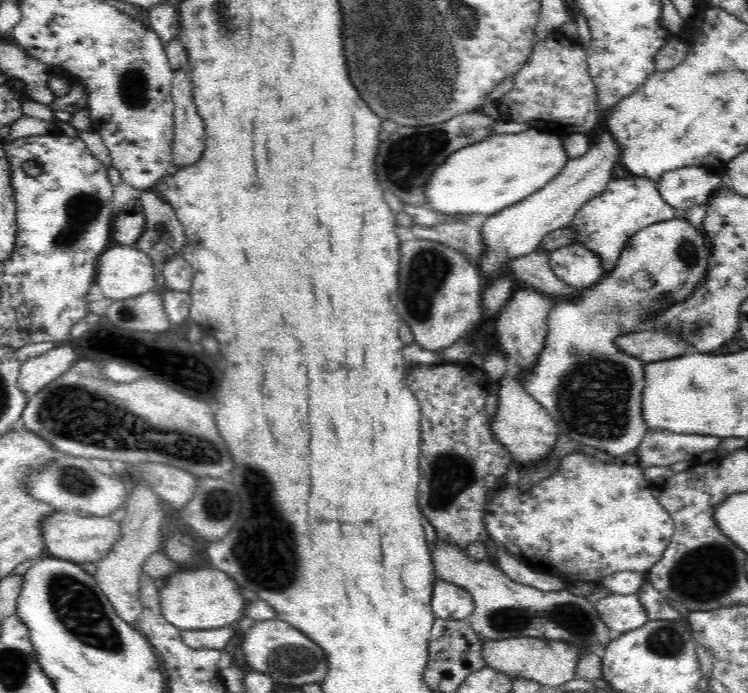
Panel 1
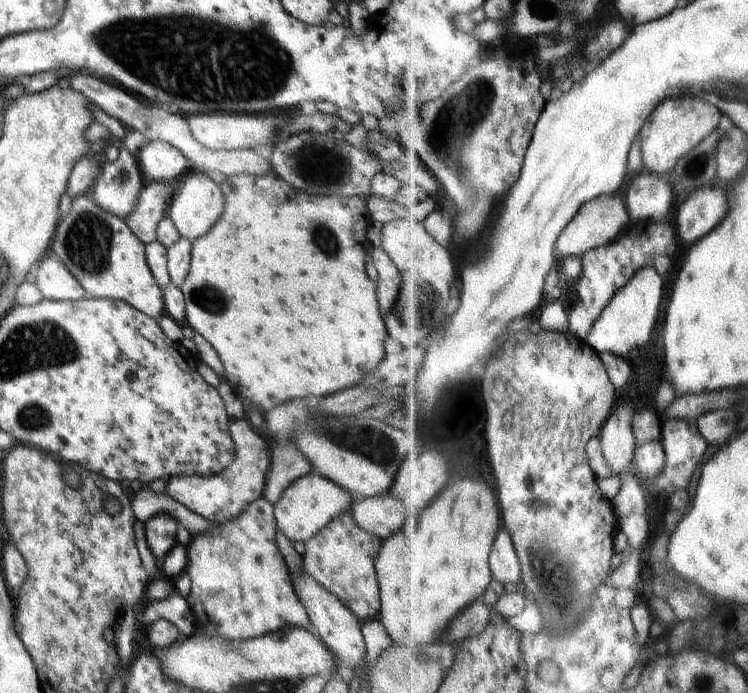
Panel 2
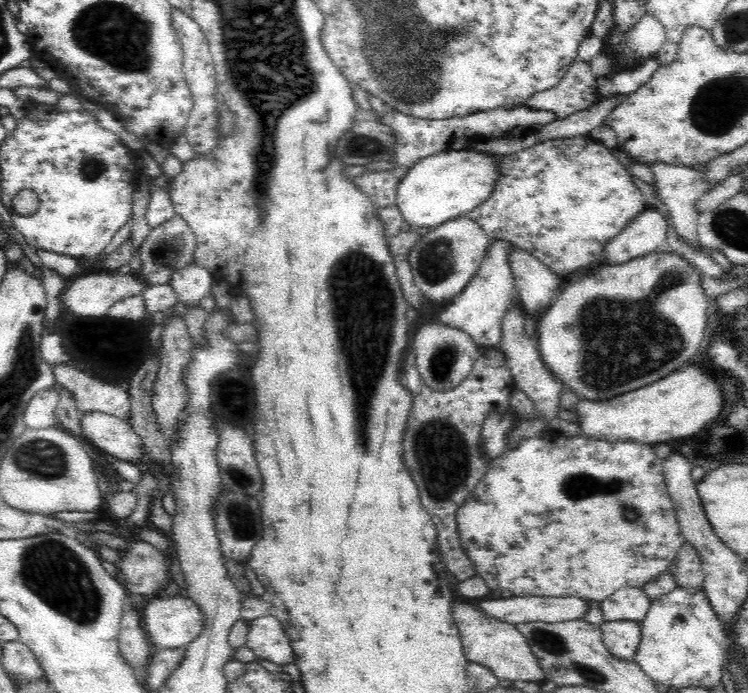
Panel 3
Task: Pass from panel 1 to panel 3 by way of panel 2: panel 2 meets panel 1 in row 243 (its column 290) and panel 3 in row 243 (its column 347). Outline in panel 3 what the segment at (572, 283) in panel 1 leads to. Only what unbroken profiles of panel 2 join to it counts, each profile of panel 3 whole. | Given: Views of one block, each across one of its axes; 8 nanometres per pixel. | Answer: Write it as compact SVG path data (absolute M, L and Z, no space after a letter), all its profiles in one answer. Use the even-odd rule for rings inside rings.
M655 204L651 209L642 211L630 224L627 224L604 247L603 261L610 265L619 265L645 254L666 248L666 232L668 232L668 217L662 214L662 206Z

